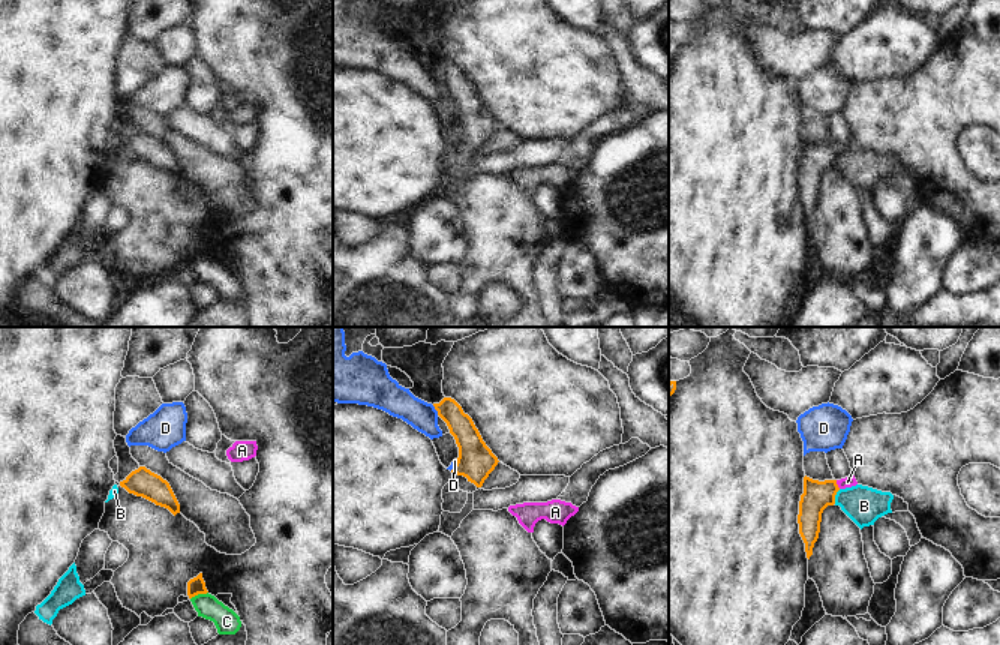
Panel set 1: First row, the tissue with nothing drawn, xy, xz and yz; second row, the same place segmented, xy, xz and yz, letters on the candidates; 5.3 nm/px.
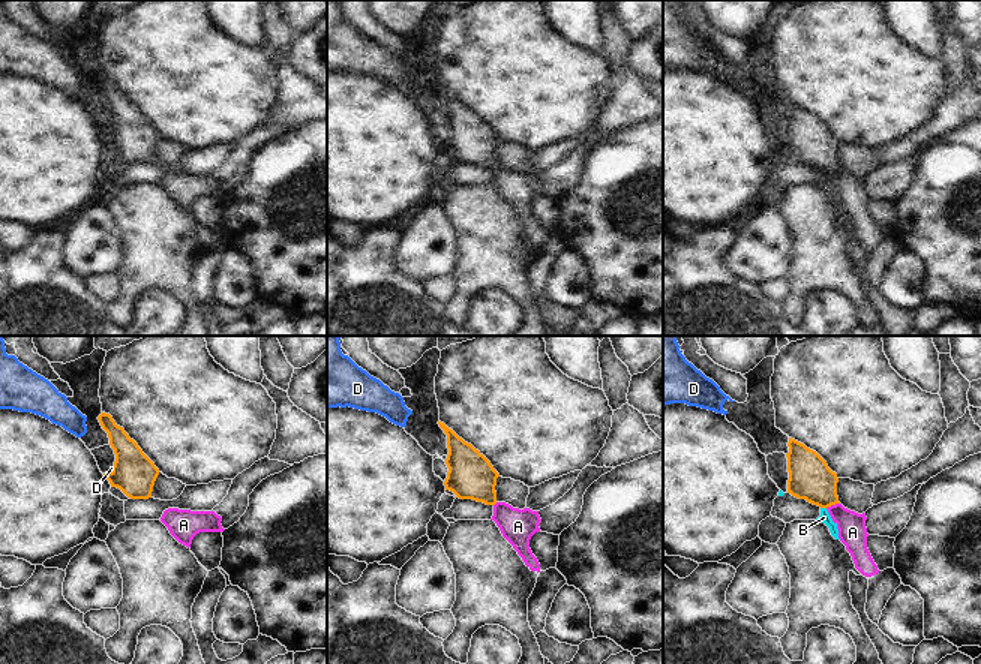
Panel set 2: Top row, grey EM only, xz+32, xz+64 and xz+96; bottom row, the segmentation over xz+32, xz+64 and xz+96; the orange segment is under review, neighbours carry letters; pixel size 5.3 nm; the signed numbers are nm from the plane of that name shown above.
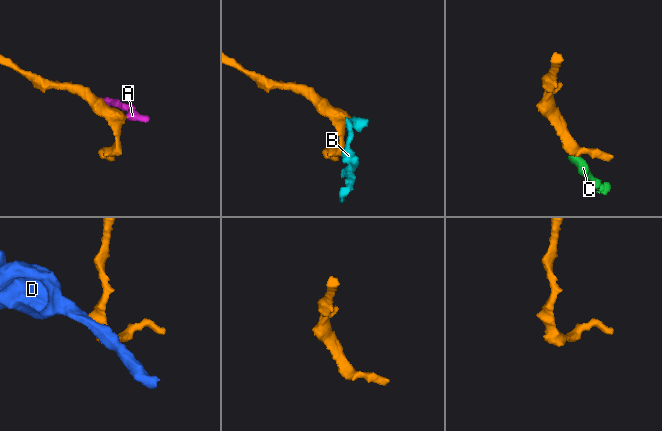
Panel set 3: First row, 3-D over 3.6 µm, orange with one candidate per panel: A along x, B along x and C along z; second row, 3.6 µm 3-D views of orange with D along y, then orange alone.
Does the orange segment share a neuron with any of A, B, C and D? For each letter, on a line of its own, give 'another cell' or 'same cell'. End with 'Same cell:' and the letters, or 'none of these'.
A: same cell
B: another cell
C: another cell
D: another cell
Same cell: A

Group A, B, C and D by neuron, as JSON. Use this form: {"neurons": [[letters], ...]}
{"neurons": [["A"], ["B"], ["C"], ["D"]]}

